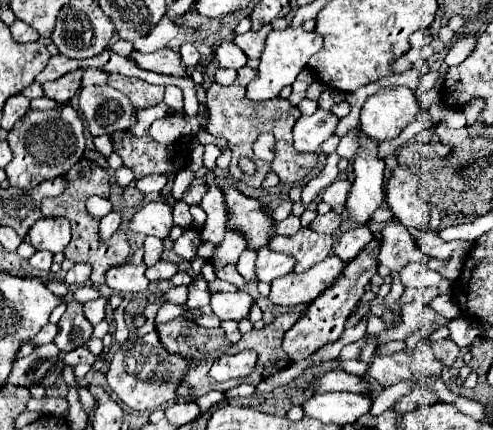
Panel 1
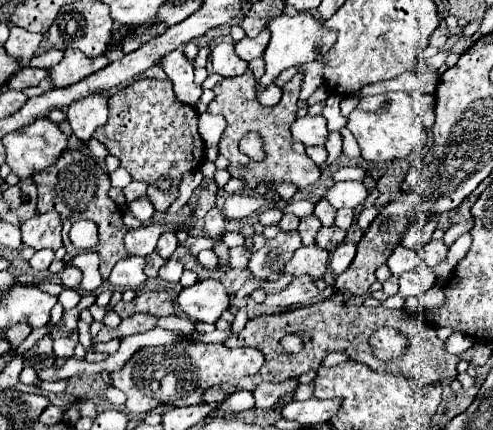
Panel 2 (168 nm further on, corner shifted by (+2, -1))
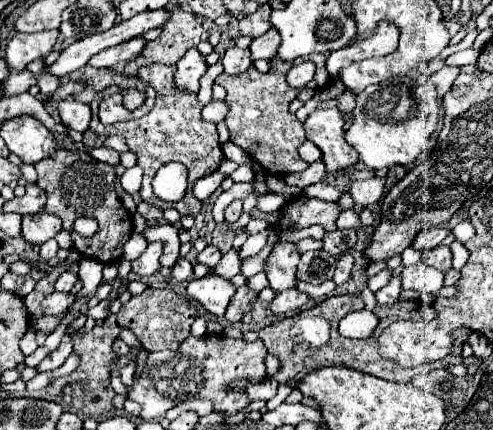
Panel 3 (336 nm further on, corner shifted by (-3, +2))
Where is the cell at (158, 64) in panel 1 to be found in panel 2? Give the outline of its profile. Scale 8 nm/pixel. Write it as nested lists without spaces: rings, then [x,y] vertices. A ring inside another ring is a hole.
[[[174,49],[170,55],[166,55],[162,59],[162,67],[164,67],[168,79],[174,83],[174,95],[178,97],[178,101],[194,105],[202,95],[202,87],[194,83],[192,63],[184,55],[184,51]]]

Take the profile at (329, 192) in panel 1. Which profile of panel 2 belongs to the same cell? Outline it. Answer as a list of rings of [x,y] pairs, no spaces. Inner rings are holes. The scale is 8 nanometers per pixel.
[[[340,181],[334,183],[328,191],[326,191],[326,199],[332,203],[332,207],[342,209],[342,207],[358,207],[366,201],[368,191],[364,187],[362,181]]]

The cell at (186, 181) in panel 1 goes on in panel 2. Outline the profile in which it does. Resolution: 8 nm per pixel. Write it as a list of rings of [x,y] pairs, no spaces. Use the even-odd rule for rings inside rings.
[[[192,171],[192,173],[188,173],[188,175],[182,179],[182,183],[180,183],[180,197],[168,207],[168,213],[176,213],[176,211],[180,211],[180,209],[188,203],[192,191],[200,185],[200,181],[202,181],[202,173],[200,173],[200,171]]]

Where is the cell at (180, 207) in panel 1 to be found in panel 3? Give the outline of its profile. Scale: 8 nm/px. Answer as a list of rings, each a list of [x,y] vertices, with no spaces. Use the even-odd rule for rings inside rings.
[[[235,200],[235,202],[231,202],[231,204],[225,208],[225,220],[227,220],[229,224],[237,222],[237,218],[241,216],[241,206],[243,206],[243,202],[241,202],[241,200]]]

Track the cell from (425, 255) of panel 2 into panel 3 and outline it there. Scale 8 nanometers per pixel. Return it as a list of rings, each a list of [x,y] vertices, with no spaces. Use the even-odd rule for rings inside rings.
[[[441,244],[439,248],[426,252],[424,259],[426,264],[437,268],[437,270],[441,270],[441,272],[447,272],[451,268],[451,250],[449,250],[449,246]]]

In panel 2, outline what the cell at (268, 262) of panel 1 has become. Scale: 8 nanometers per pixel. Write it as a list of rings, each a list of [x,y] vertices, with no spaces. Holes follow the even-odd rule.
[[[244,245],[228,249],[228,267],[246,269],[246,259],[248,259],[248,249]]]

